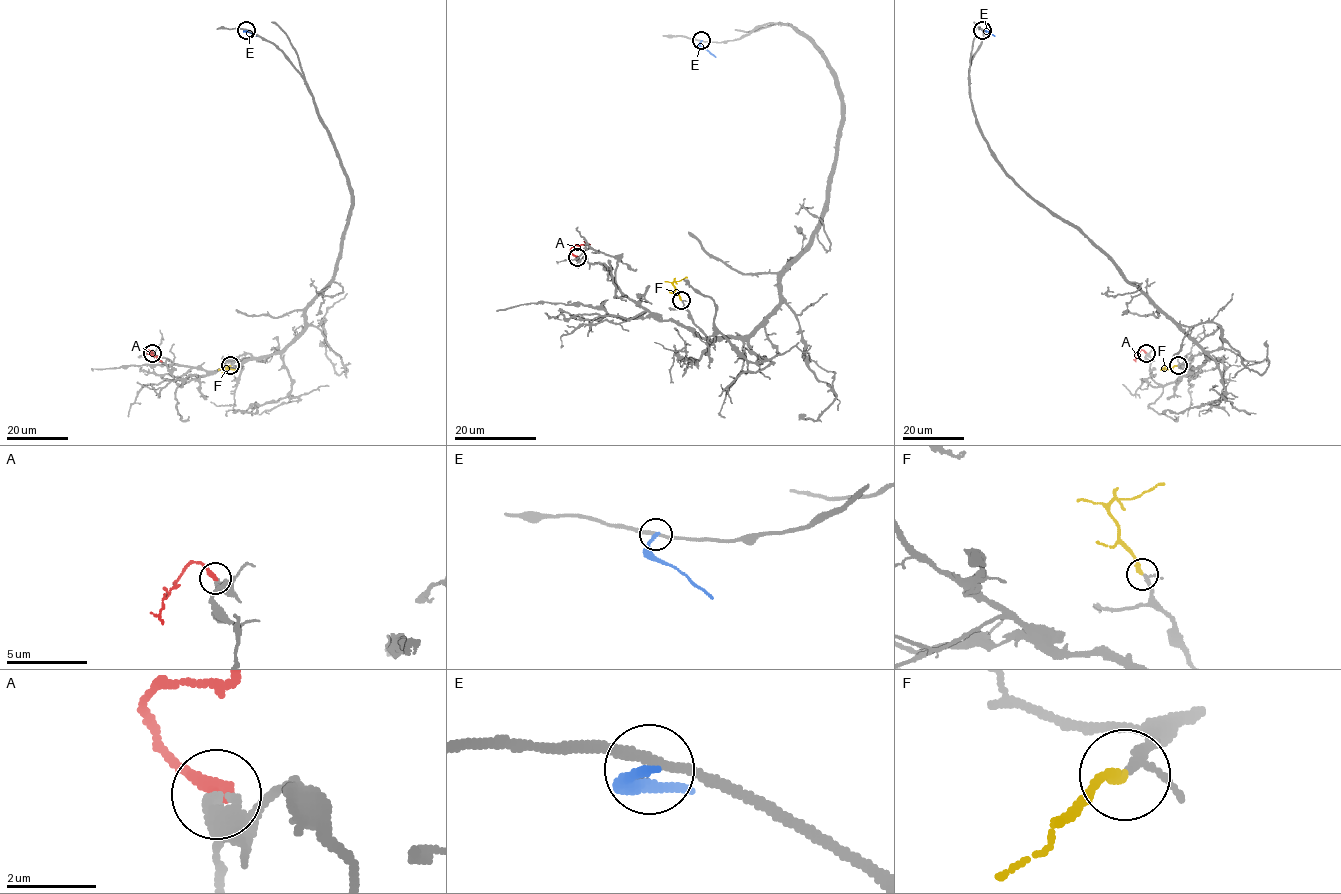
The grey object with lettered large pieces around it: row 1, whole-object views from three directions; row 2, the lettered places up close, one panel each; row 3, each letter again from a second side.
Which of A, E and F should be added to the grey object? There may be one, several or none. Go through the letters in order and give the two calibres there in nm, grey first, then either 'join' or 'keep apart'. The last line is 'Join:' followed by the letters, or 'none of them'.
A: 280 nm thick on the grey side, 320 nm on the other; keep apart
E: 200 nm thick on the grey side, 180 nm on the other; keep apart
F: 180 nm thick on the grey side, 200 nm on the other; join
Join: F

